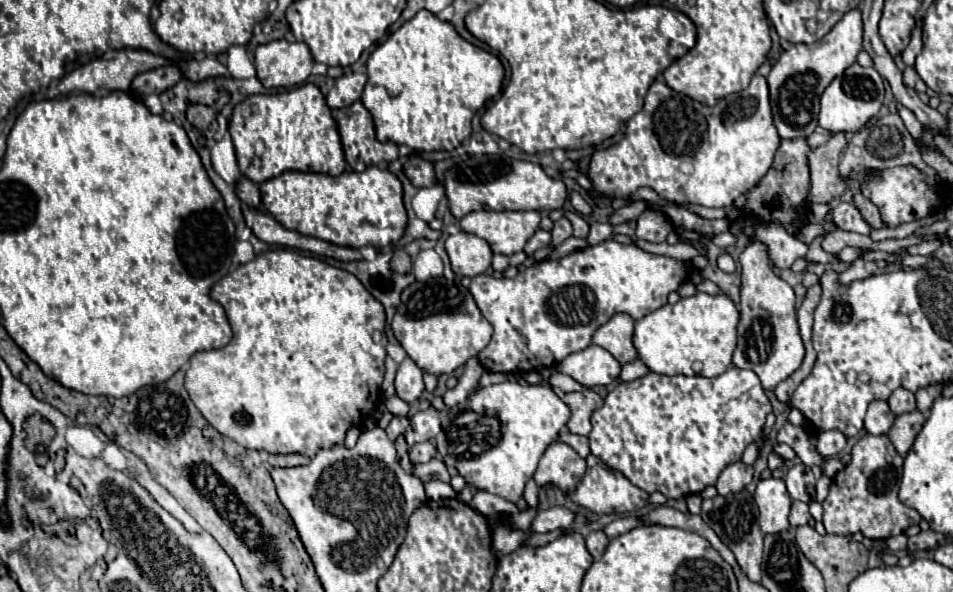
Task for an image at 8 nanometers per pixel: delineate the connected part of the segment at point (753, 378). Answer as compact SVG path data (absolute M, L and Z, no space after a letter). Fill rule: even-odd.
M730 366L724 374L720 376L714 376L714 378L706 378L706 376L662 376L662 374L654 374L650 372L648 376L644 378L638 378L638 380L632 380L632 382L622 382L618 384L606 398L604 398L604 406L598 408L594 414L592 414L592 432L590 432L590 450L596 458L604 460L606 466L610 466L612 470L618 470L622 472L634 486L646 490L648 494L650 492L662 492L666 498L682 498L682 496L688 496L688 494L698 494L702 492L706 486L712 486L716 484L720 472L732 464L732 462L738 462L742 458L742 452L746 450L746 446L750 442L754 442L758 436L760 436L760 430L766 422L766 414L772 410L760 382L758 382L758 376L752 372L752 370L740 370L736 366Z

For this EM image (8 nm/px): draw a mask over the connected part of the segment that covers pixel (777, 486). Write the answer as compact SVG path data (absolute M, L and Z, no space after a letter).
M782 478L760 480L754 492L754 500L760 508L760 530L764 534L780 534L790 528L788 512L792 500Z

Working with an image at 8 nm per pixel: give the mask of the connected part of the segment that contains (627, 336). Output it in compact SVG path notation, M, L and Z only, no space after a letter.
M614 314L604 326L596 330L592 342L608 350L620 364L628 364L638 356L632 344L632 334L634 320L628 314Z

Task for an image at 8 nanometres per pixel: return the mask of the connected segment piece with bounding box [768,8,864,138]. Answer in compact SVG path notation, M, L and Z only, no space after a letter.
M854 8L848 10L818 42L792 44L782 52L778 62L772 66L772 72L768 74L772 116L780 138L808 138L814 132L818 126L820 96L838 74L856 62L856 56L862 50L862 32L862 14L858 8Z

